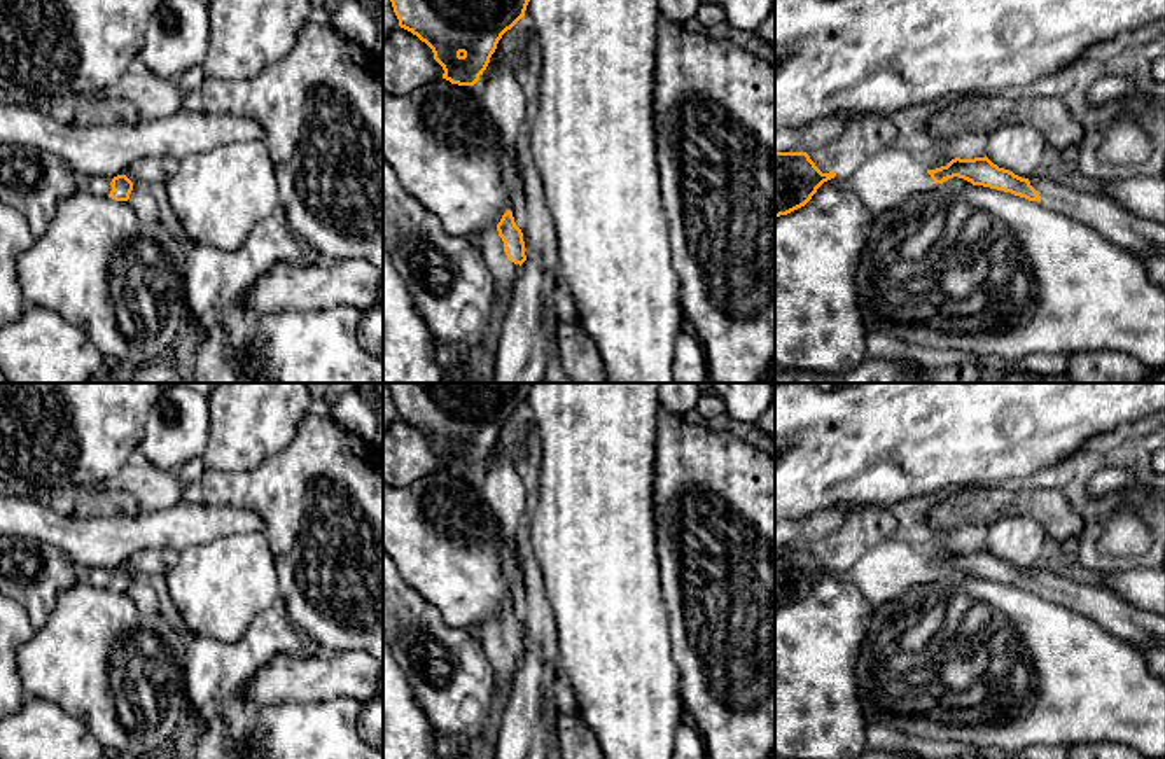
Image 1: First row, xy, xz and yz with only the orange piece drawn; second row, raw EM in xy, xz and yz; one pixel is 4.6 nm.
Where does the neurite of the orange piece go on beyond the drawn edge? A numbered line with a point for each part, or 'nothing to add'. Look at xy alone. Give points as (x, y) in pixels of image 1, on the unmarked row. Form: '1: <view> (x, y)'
1: xy (98, 576)

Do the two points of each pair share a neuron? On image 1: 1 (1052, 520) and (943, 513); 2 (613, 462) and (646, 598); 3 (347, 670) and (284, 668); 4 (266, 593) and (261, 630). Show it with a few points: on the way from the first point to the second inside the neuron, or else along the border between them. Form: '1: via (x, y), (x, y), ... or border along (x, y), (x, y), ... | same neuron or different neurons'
1: via (1025, 504), (969, 506) | same neuron
2: via (613, 495), (613, 565) | same neuron
3: via (331, 670), (299, 670) | same neuron
4: border along (279, 604), (263, 609), (237, 640) | different neurons

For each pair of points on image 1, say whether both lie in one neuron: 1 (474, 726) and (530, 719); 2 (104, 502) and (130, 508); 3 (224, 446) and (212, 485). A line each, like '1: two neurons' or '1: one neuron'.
1: two neurons
2: one neuron
3: two neurons

